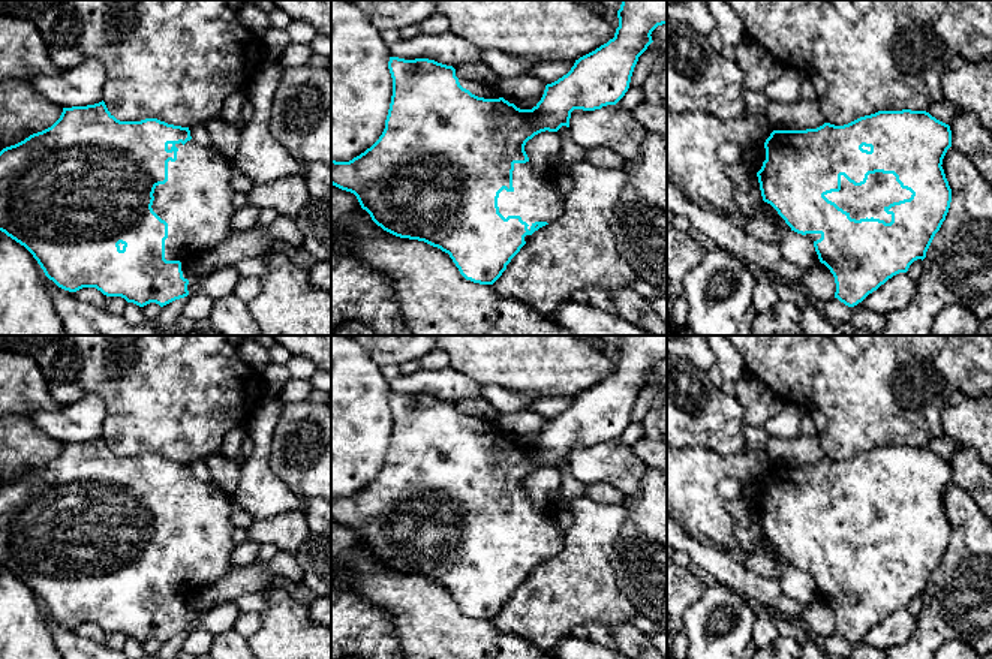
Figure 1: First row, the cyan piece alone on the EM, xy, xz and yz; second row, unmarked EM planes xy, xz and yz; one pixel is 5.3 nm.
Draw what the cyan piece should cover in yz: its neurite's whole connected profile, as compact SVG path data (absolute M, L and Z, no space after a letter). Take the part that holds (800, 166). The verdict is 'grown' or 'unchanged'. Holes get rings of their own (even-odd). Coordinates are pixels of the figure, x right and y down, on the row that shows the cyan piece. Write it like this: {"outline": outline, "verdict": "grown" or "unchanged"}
{"outline": "M878 111L844 126L824 123L817 129L773 130L764 144L755 147L754 171L763 201L778 211L791 231L814 243L820 262L835 277L835 298L854 307L893 276L907 273L914 261L926 258L952 202L952 189L941 166L950 147L950 126L929 112Z", "verdict": "grown"}

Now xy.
{"outline": "M105 102L87 106L63 108L60 118L48 129L33 133L24 141L6 147L0 151L0 231L24 246L37 261L45 276L58 288L76 292L82 288L96 288L106 297L121 297L127 303L144 307L156 303L160 307L184 298L187 295L205 295L214 301L234 294L237 285L235 274L219 274L204 279L193 279L187 273L187 265L226 241L235 231L231 228L234 214L231 187L232 163L220 151L196 144L189 127L168 124L157 118L141 121L120 121L106 108Z", "verdict": "grown"}

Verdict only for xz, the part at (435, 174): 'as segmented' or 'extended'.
extended

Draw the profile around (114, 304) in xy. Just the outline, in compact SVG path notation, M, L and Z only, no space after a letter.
M82 288L75 292L75 297L81 303L91 304L103 312L109 312L112 315L121 315L127 306L127 301L121 297L106 297L96 288Z

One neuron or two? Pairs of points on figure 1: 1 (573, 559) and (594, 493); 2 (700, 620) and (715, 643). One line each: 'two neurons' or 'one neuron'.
1: two neurons
2: one neuron

